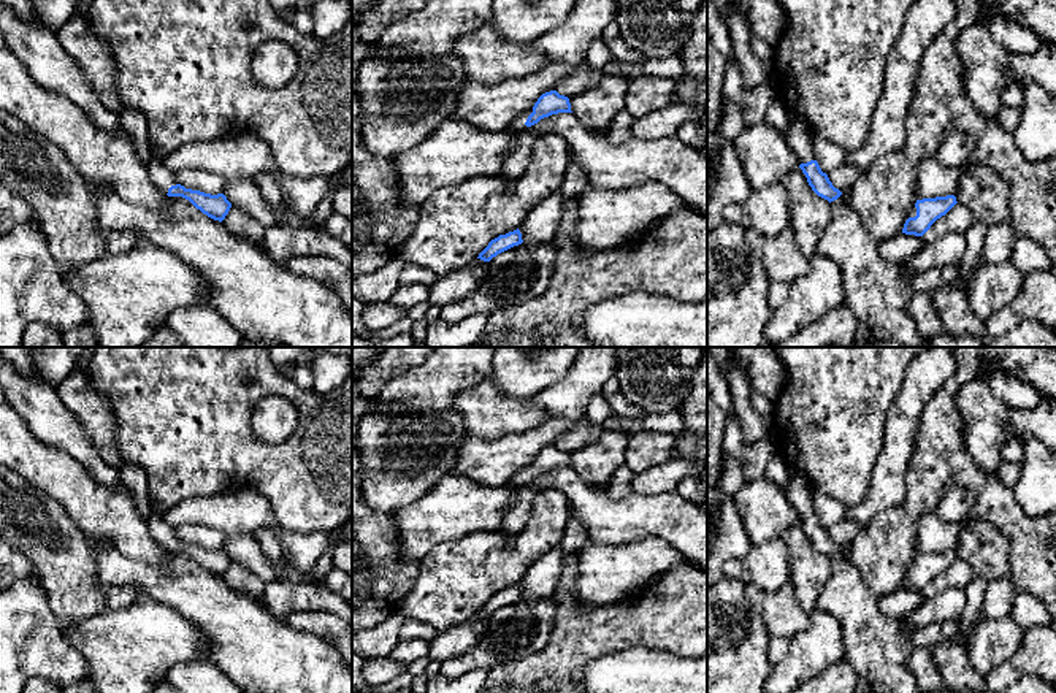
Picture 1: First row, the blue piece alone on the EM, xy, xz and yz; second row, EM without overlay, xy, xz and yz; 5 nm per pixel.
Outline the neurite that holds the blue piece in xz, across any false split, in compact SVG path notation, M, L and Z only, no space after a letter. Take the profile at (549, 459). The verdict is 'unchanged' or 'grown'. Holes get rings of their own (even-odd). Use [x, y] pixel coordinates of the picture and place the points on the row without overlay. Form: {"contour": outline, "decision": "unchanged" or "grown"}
{"contour": "M550 446L542 449L531 465L514 474L507 484L520 488L526 482L538 479L541 474L558 468L572 468L569 454L560 450L557 446Z", "decision": "grown"}

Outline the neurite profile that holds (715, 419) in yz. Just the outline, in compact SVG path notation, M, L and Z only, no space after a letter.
M707 385L707 488L721 487L725 414Z

